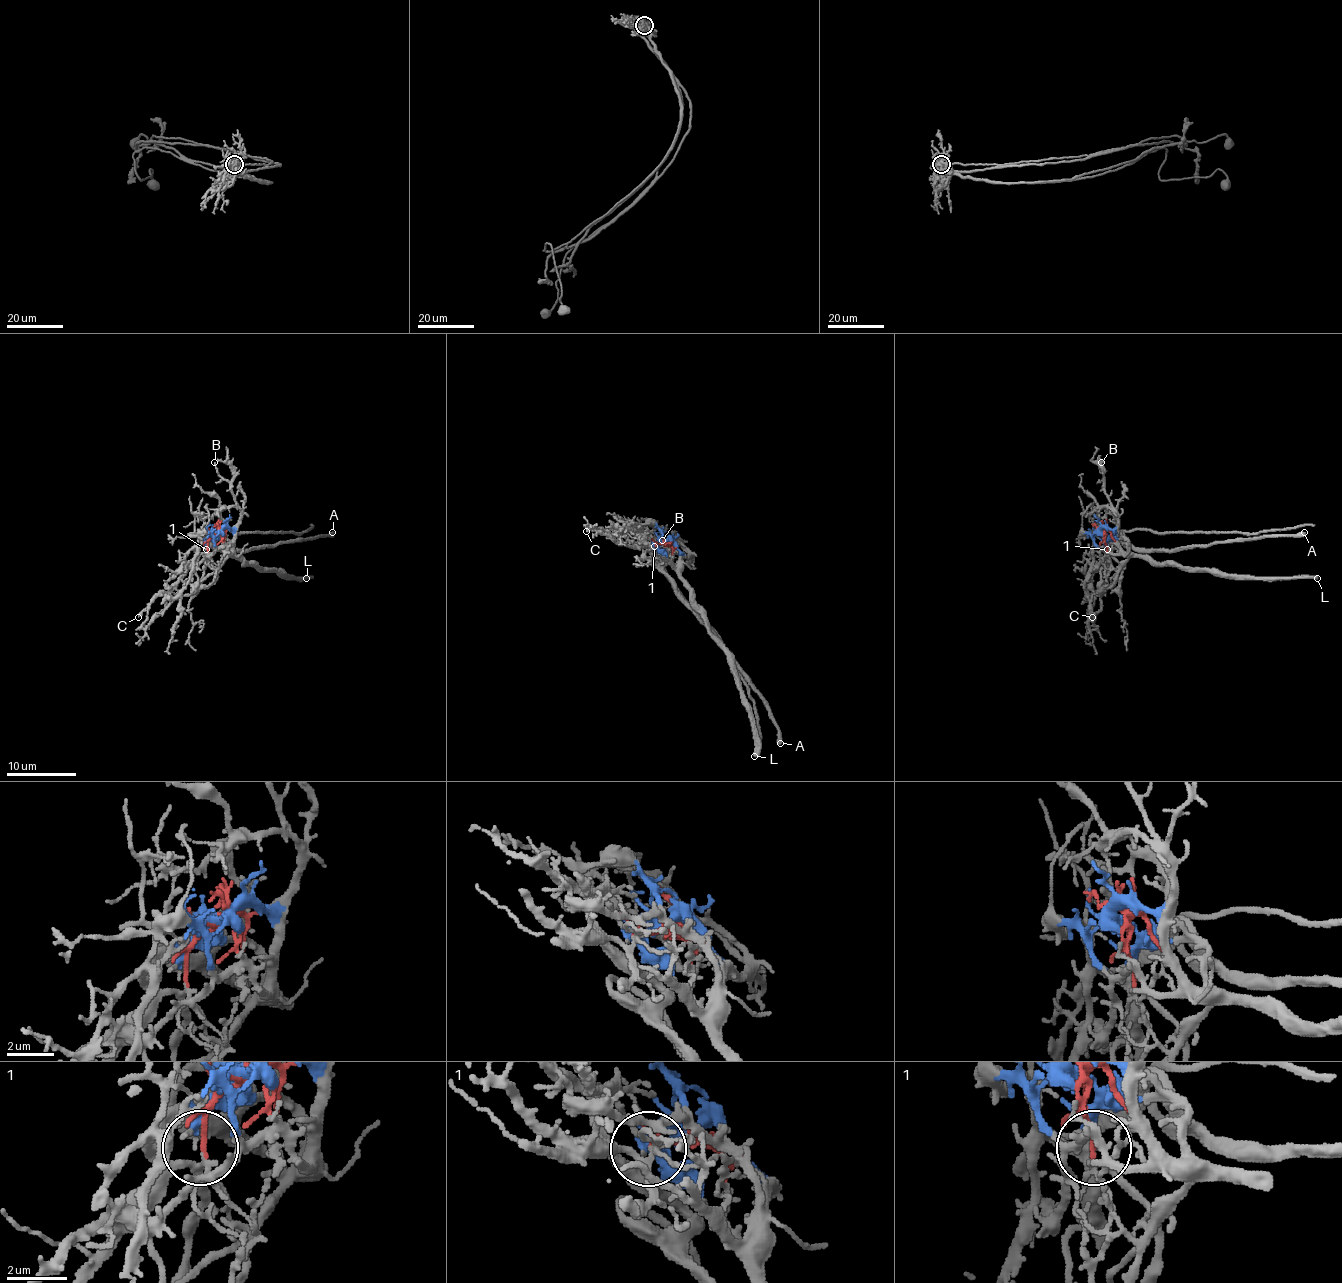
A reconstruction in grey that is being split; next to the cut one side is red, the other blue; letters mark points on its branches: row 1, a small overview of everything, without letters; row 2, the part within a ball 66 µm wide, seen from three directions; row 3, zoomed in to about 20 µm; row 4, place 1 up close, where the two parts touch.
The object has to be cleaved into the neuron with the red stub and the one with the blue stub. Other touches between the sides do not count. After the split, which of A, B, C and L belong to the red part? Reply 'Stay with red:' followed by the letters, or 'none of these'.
Stay with red: A, C

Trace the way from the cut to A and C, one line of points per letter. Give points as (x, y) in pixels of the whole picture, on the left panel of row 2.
A: (217, 532), (201, 553), (198, 548), (215, 534), (215, 544), (224, 549), (257, 549), (333, 532)
C: (217, 532), (208, 541), (205, 553), (139, 617)

